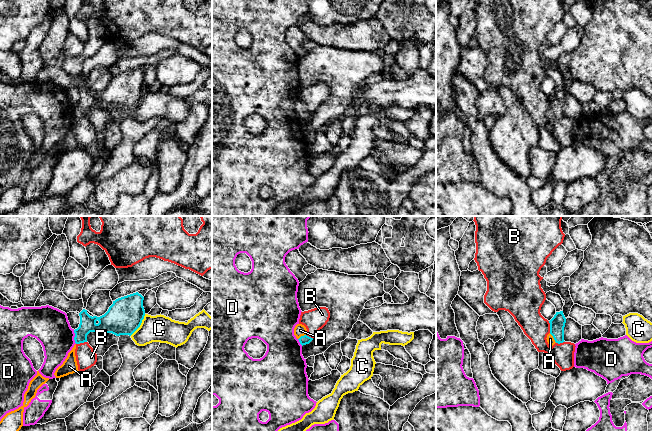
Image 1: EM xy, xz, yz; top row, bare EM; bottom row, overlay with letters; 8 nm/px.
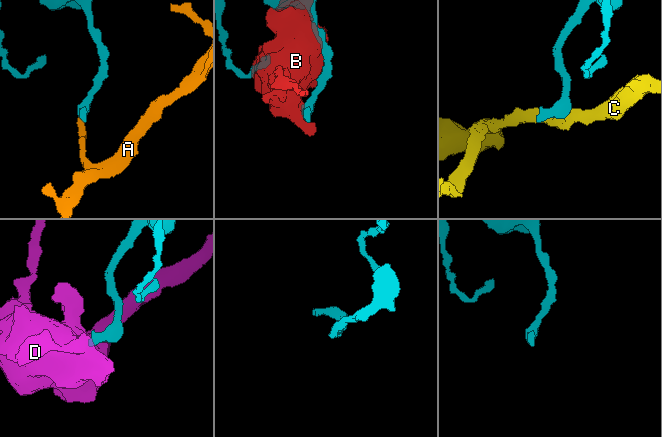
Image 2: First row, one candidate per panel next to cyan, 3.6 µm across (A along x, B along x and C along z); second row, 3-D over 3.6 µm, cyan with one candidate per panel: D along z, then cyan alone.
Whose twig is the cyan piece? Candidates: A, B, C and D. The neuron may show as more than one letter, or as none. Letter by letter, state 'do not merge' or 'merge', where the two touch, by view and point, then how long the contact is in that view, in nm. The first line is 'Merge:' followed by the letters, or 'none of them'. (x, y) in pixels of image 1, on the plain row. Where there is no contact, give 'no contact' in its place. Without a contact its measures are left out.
Merge: A
A: merge; meets cyan in yz at (553, 113); contact 100 nm long
B: do not merge; meets cyan in yz at (550, 103); contact 100 nm long
C: do not merge; meets cyan in xy at (140, 100); contact 220 nm long
D: do not merge; meets cyan in xy at (74, 113); contact 110 nm long

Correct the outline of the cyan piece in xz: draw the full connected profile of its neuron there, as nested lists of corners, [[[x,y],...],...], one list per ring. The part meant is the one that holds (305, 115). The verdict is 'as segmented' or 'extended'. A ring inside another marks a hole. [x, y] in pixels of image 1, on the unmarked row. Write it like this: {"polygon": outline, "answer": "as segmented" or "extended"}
{"polygon": [[[297,100],[295,102],[294,111],[299,116],[299,118],[302,122],[306,121],[306,120],[309,120],[313,116],[313,114],[307,112],[306,110],[307,110],[307,105],[304,101]]], "answer": "extended"}

